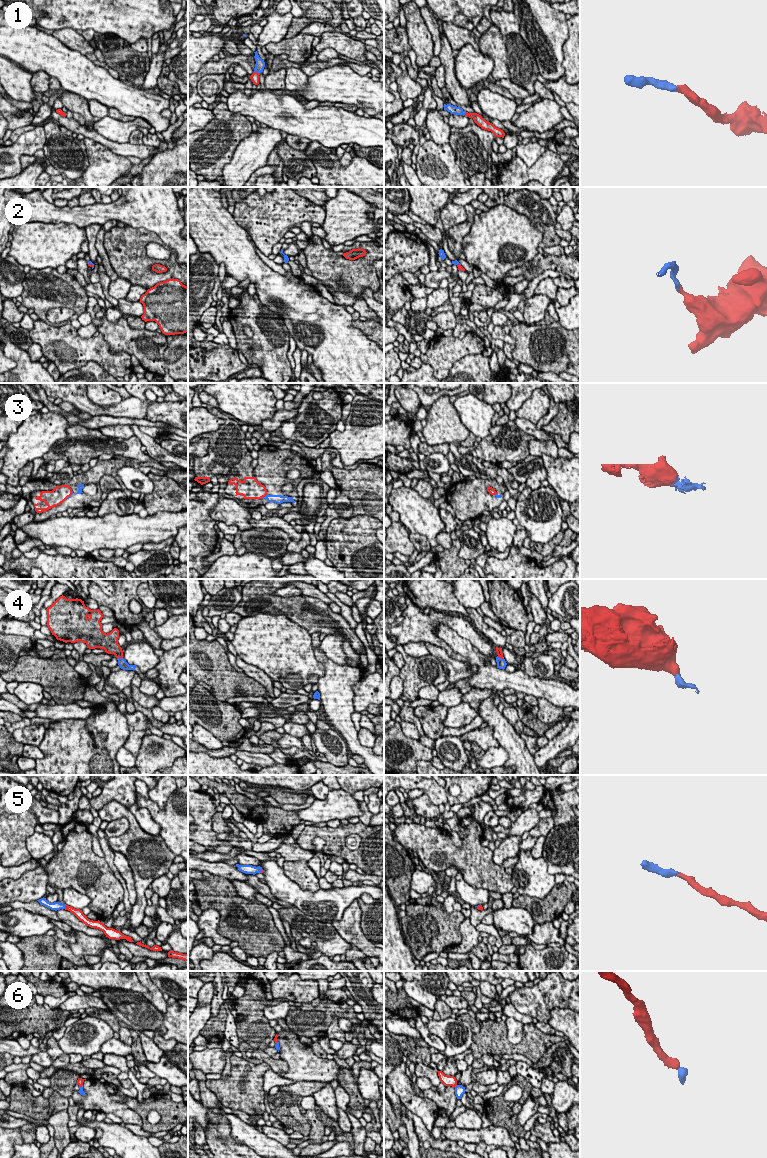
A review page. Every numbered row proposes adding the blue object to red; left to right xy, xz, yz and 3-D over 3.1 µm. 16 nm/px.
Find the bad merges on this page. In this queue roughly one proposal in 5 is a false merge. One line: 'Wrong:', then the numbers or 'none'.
Wrong: 3

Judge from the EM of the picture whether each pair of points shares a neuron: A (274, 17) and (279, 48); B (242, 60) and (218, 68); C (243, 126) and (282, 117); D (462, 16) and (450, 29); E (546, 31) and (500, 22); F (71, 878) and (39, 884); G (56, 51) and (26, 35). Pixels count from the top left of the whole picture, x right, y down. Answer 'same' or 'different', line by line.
A: different
B: same
C: different
D: different
E: different
F: different
G: same

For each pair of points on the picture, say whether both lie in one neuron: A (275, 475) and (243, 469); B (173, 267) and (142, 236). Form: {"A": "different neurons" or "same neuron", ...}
{"A": "different neurons", "B": "same neuron"}

